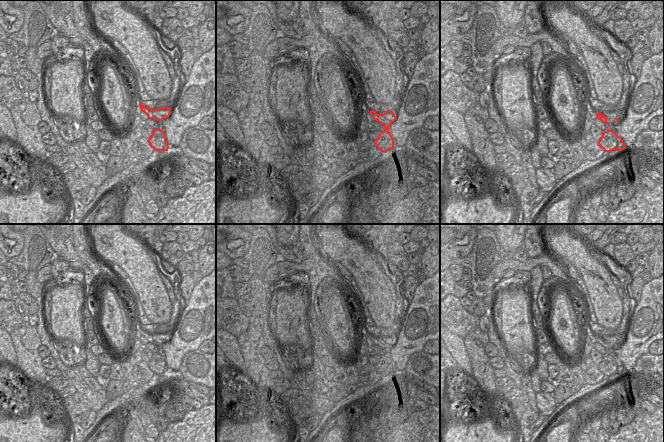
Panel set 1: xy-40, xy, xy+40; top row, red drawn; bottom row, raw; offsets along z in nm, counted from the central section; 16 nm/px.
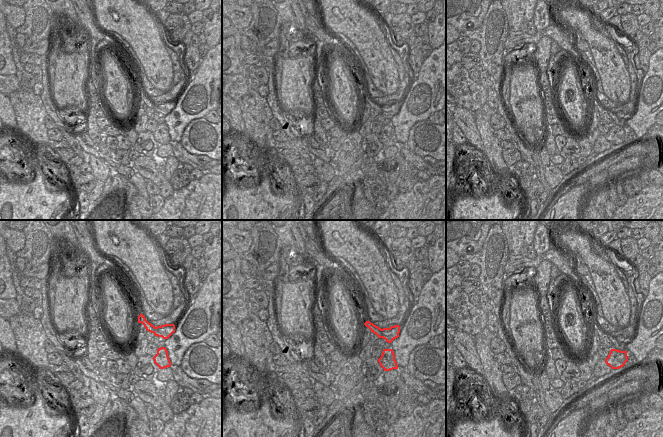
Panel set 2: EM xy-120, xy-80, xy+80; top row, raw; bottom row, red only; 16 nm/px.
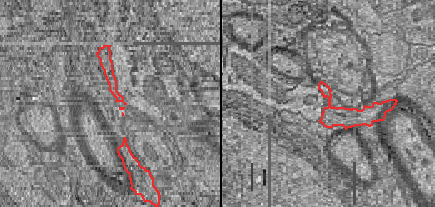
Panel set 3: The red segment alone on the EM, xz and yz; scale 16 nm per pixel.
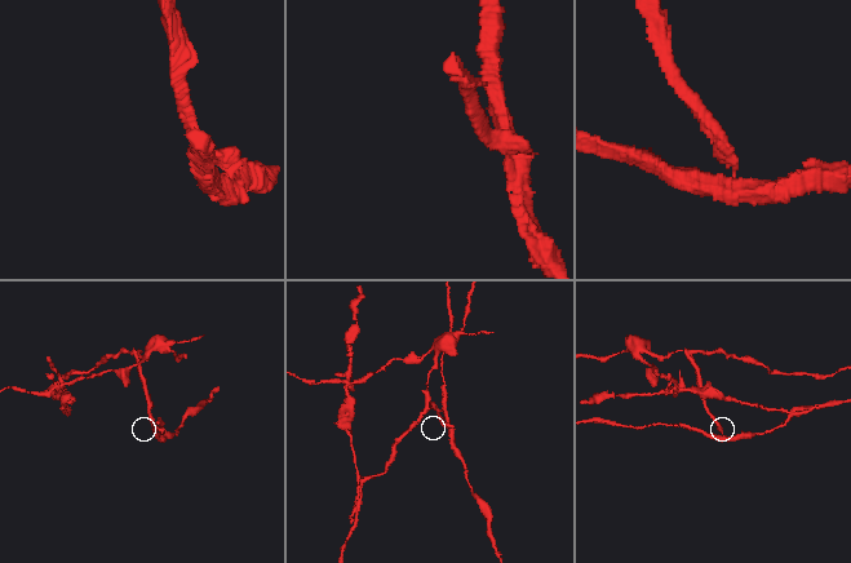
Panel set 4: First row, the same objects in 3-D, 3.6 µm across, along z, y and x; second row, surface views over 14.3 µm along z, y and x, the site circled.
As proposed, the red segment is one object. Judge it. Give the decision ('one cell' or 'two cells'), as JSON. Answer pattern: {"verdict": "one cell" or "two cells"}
{"verdict": "two cells"}

